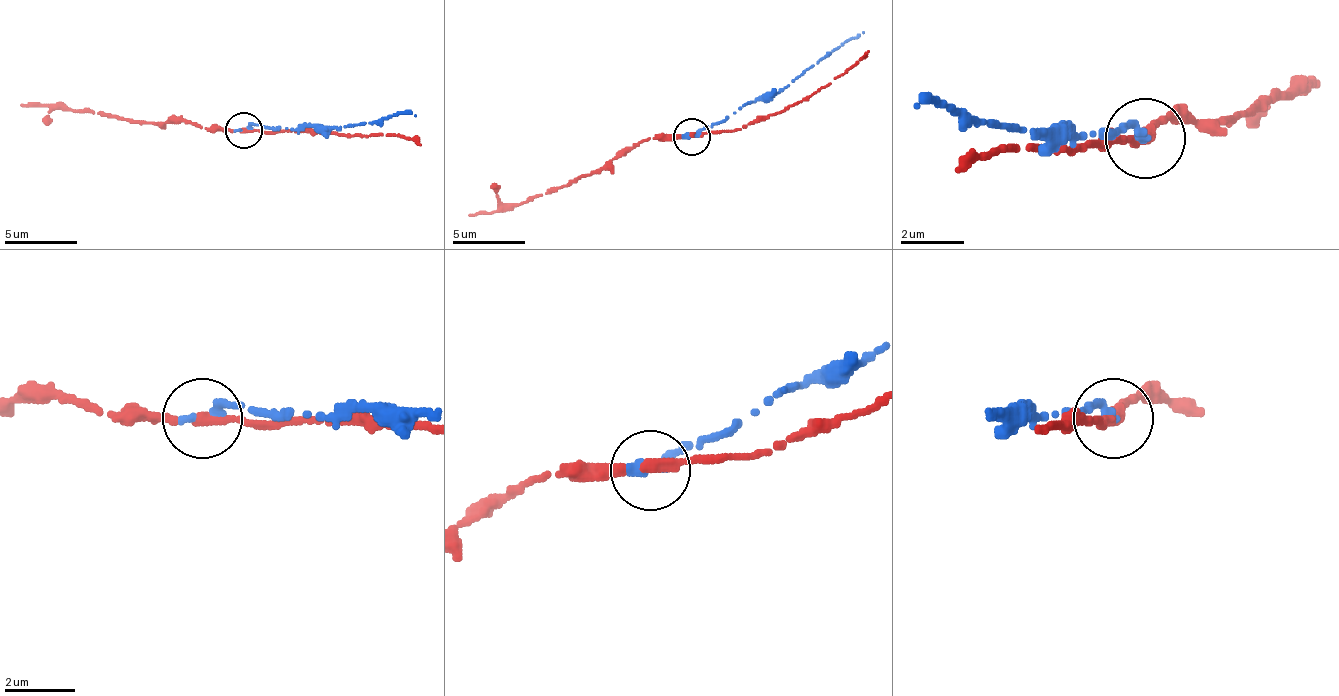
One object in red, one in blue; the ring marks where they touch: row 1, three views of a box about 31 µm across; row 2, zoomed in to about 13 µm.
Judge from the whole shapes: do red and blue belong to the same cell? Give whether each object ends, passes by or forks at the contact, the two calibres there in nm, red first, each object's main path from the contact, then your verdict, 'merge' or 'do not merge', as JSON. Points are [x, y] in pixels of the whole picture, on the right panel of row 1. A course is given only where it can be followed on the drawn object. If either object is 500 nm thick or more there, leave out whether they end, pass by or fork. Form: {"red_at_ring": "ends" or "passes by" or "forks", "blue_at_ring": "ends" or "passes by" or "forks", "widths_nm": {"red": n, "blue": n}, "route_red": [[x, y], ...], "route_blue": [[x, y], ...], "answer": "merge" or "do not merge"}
{"red_at_ring": "passes by", "blue_at_ring": "ends", "widths_nm": {"red": 240, "blue": 320}, "route_red": [[1147, 140], [1139, 140], [1155, 124], [1227, 124], [1315, 84]], "route_blue": [[1147, 140], [1131, 124], [1067, 132], [915, 108]], "answer": "do not merge"}

